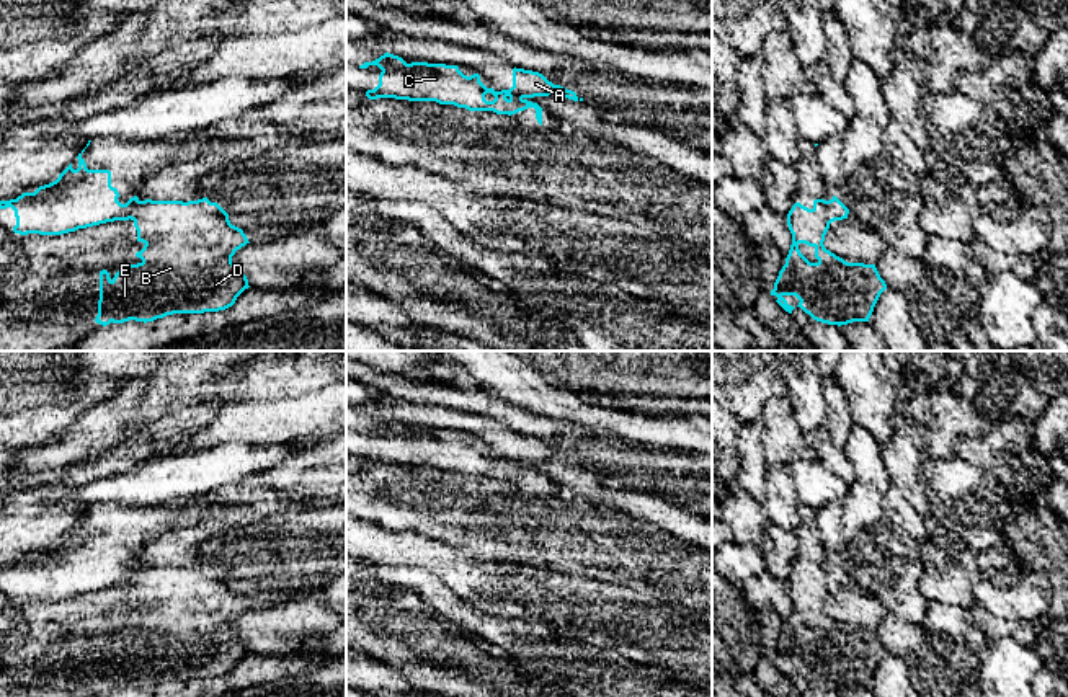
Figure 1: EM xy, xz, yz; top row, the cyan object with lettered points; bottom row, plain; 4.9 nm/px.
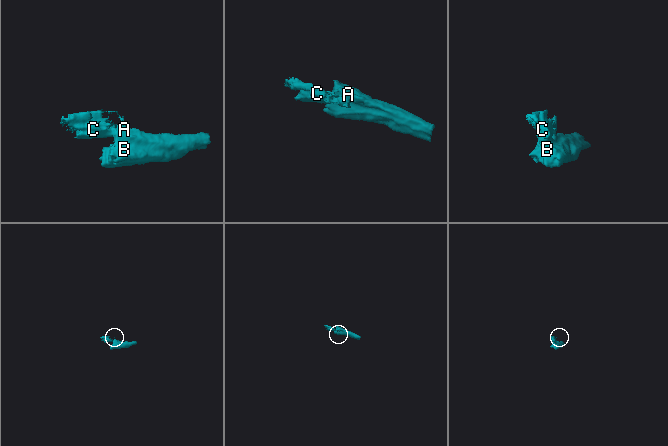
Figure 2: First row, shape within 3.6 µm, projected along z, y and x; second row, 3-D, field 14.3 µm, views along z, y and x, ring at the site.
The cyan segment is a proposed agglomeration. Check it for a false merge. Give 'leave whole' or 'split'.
split

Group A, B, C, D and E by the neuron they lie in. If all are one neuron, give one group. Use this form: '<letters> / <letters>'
A B D E / C

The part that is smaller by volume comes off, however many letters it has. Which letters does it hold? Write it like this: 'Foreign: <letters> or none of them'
Foreign: C

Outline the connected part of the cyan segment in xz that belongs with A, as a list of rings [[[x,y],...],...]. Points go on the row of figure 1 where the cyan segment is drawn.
[[[513,69],[513,87],[510,90],[501,90],[510,96],[519,98],[534,98],[534,96],[563,96],[573,101],[583,101],[578,98],[575,91],[567,90],[560,85],[554,85],[549,82],[542,73],[524,70],[524,69]]]

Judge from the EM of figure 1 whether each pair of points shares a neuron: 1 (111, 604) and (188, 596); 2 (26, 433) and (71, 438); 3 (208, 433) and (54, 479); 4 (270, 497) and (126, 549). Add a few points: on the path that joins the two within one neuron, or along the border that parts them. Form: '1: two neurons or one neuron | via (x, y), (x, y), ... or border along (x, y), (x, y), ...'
1: one neuron | via (131, 590), (160, 590), (169, 594)
2: two neurons | border along (87, 410), (61, 435), (44, 443), (22, 446)
3: two neurons | border along (216, 415), (178, 449)
4: one neuron | via (234, 511), (162, 516)

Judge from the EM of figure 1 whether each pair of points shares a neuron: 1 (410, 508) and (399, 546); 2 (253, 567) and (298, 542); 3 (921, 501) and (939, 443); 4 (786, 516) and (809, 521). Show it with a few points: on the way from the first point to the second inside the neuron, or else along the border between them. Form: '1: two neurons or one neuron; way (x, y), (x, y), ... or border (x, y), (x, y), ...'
1: two neurons; border (366, 519), (389, 529), (417, 531), (440, 542)
2: one neuron; way (258, 554), (271, 541), (284, 541)
3: two neurons; border (915, 423), (925, 430), (926, 451), (944, 457)
4: two neurons; border (800, 508), (800, 524), (794, 531)

